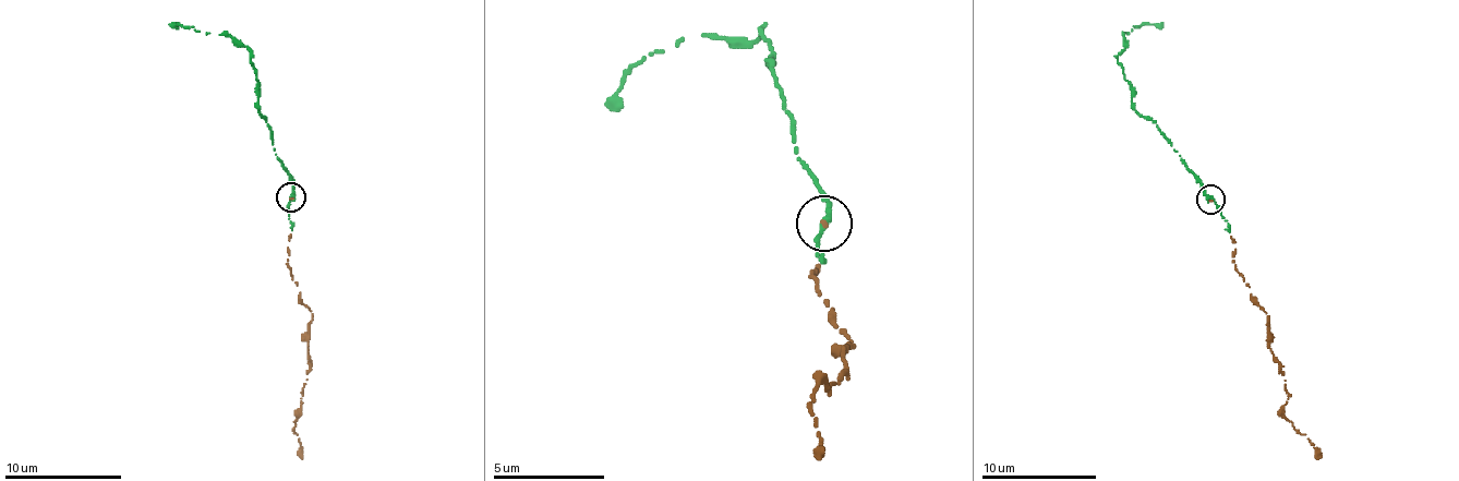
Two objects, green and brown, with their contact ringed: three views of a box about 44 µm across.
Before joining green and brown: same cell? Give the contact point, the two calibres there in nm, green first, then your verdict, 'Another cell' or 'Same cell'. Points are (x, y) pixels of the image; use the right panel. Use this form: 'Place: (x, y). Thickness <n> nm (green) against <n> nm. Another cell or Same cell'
Place: (1210, 199). Thickness 280 nm (green) against 130 nm. Same cell

